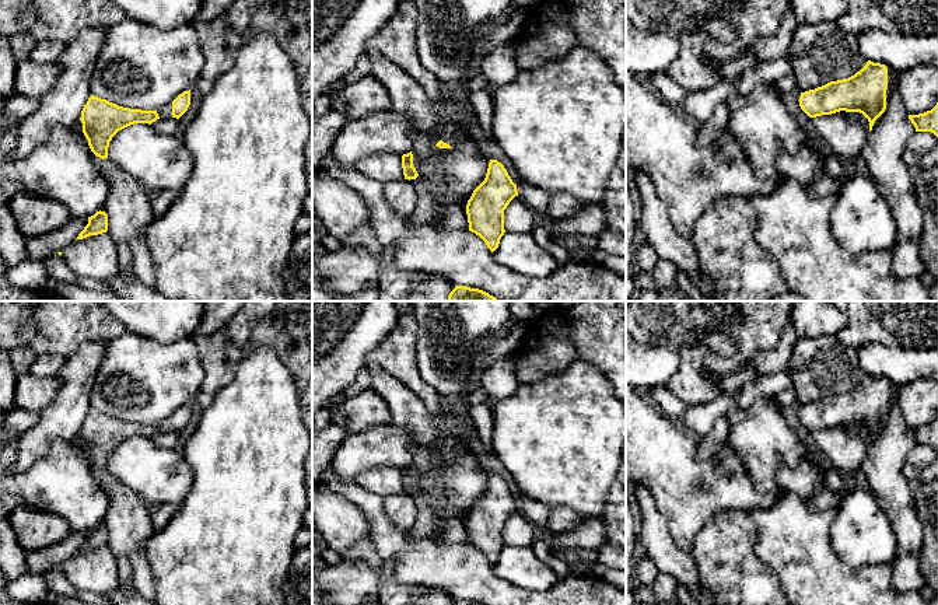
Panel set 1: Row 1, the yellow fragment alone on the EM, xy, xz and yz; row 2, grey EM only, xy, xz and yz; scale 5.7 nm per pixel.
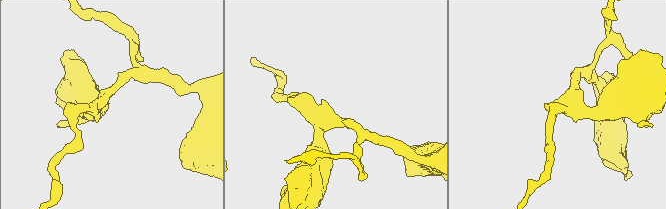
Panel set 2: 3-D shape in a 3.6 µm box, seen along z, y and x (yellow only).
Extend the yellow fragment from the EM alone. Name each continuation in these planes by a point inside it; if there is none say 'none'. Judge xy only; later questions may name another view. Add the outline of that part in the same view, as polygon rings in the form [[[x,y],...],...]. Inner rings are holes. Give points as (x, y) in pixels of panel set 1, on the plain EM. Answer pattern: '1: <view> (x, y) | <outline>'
1: xy (164, 426) | [[[169,416],[169,417],[164,419],[162,422],[160,422],[160,423],[157,424],[157,427],[158,427],[158,430],[160,430],[161,433],[172,431],[172,416]]]

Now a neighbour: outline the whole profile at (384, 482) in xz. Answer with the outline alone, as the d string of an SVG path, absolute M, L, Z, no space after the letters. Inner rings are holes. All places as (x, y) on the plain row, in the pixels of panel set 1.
M371 468L356 476L356 483L364 490L379 497L405 493L402 469L398 468Z

